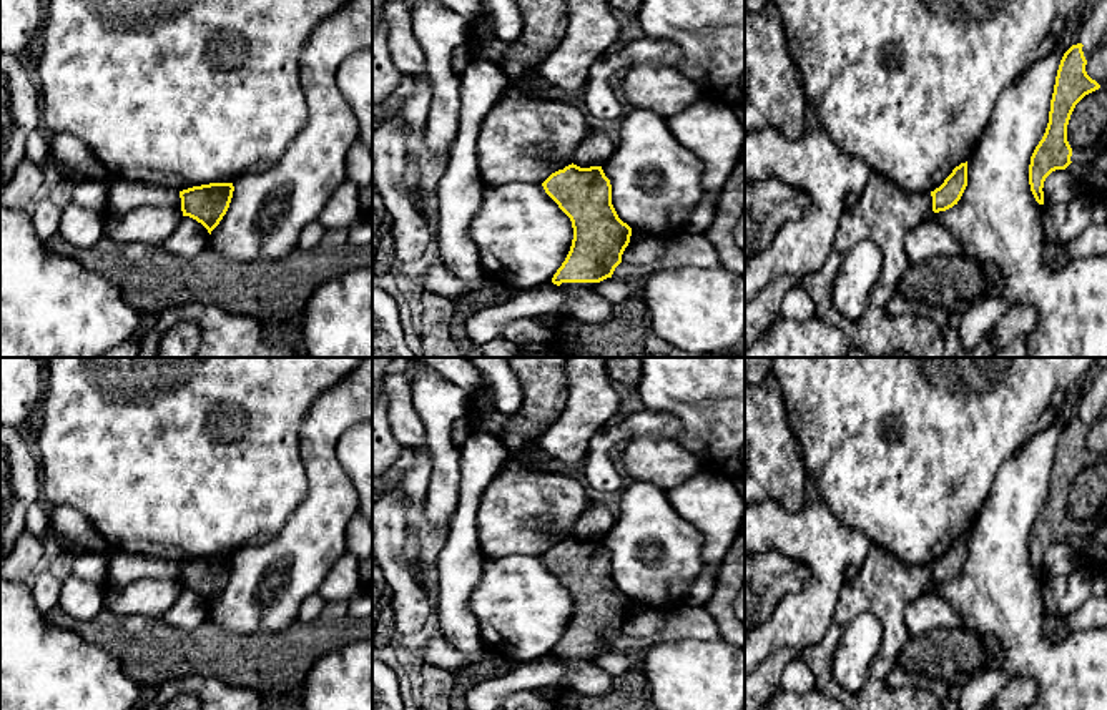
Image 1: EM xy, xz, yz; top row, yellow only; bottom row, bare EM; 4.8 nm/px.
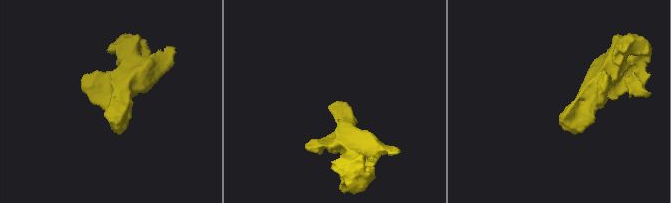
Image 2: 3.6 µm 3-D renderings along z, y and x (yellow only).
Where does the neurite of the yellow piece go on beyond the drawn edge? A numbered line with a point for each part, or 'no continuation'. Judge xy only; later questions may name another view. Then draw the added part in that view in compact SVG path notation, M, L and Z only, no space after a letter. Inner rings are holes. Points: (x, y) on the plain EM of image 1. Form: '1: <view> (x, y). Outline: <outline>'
no continuation

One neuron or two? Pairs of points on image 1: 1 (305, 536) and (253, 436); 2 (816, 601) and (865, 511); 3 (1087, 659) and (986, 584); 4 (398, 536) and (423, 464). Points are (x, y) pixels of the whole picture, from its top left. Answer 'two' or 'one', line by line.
1: two
2: two
3: one
4: two

